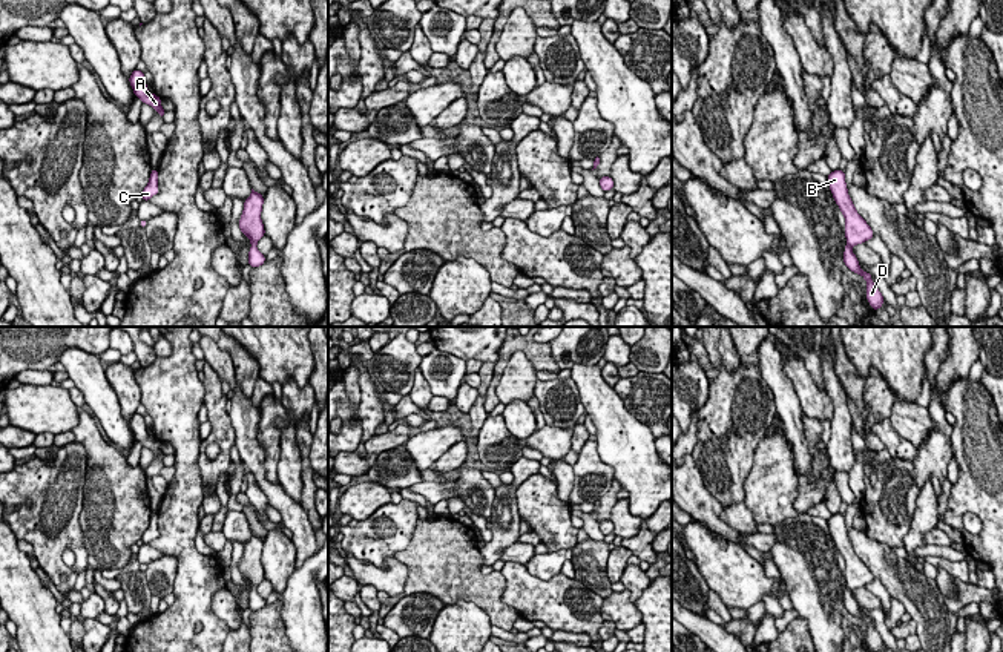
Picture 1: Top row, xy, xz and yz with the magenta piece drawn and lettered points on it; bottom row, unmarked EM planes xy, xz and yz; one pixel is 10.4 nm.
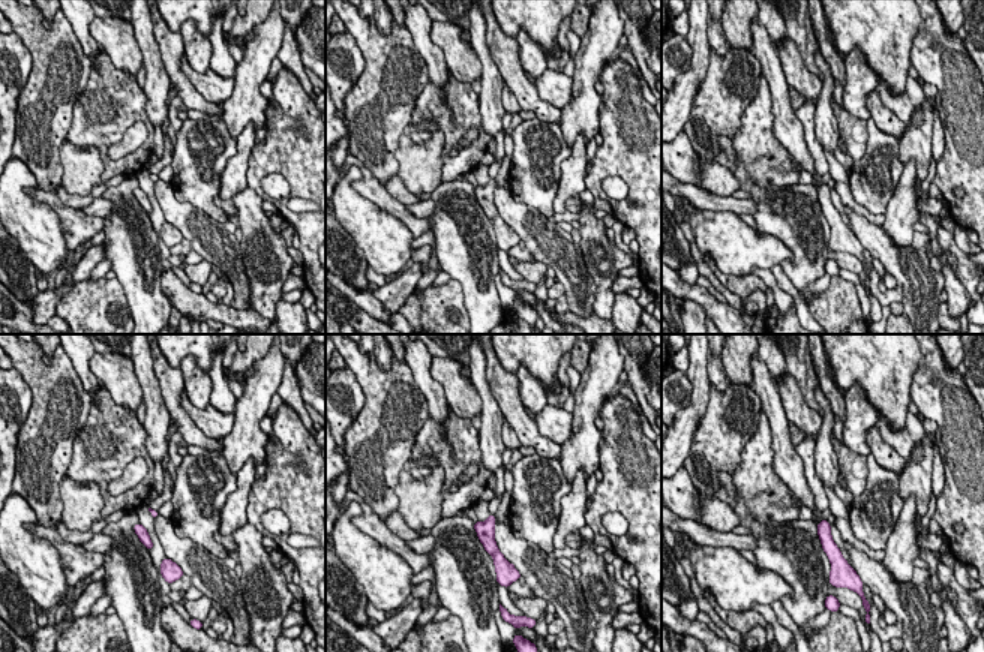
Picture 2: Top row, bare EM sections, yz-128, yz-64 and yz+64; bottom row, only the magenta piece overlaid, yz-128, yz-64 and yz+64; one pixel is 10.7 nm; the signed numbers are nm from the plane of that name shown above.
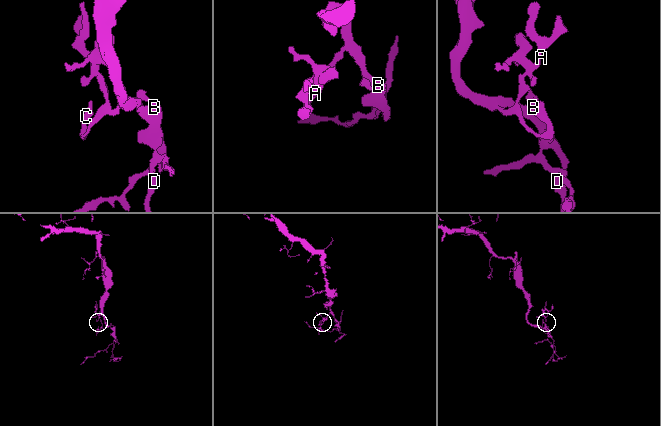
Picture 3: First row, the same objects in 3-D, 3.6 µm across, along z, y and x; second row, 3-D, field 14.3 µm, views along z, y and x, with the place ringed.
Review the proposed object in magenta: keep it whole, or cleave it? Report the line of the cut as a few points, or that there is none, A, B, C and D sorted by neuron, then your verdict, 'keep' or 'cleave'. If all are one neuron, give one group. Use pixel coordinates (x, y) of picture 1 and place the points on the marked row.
no cut | A B C D | keep

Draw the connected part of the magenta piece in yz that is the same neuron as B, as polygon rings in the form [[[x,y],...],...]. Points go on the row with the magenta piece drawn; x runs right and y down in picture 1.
[[[834,170],[828,176],[830,190],[836,204],[839,206],[840,212],[845,218],[845,238],[847,245],[844,252],[844,264],[854,273],[860,275],[867,281],[867,299],[873,310],[876,311],[883,305],[883,296],[871,281],[871,273],[867,273],[860,268],[856,255],[853,253],[851,247],[862,244],[874,236],[874,232],[867,224],[867,221],[857,213],[854,204],[848,195],[847,183],[845,183],[845,172]]]

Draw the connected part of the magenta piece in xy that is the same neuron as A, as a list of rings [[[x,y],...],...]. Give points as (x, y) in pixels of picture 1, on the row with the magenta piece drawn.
[[[135,69],[129,77],[133,94],[146,104],[152,106],[161,117],[164,115],[164,109],[161,107],[161,98],[155,94],[150,94],[146,84],[144,72]]]

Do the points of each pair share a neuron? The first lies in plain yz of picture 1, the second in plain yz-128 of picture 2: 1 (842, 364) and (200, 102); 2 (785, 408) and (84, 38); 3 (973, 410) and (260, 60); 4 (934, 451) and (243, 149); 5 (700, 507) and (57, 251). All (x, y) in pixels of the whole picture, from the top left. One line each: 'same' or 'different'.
1: same
2: same
3: different
4: different
5: different

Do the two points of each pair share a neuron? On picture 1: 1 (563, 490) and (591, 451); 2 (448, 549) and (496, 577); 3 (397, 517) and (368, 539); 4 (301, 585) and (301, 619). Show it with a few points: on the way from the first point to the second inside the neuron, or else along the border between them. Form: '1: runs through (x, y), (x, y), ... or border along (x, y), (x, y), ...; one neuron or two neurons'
1: border along (572, 467), (569, 503); two neurons
2: runs through (460, 562), (477, 579), (483, 579); one neuron
3: runs through (390, 525), (376, 539); one neuron
4: runs through (301, 592), (301, 611); one neuron

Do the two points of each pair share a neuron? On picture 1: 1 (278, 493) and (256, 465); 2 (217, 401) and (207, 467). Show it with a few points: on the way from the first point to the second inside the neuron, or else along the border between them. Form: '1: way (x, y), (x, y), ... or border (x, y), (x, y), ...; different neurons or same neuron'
1: way (270, 488), (259, 477), (259, 473); same neuron
2: way (220, 419), (224, 436), (224, 454); same neuron

